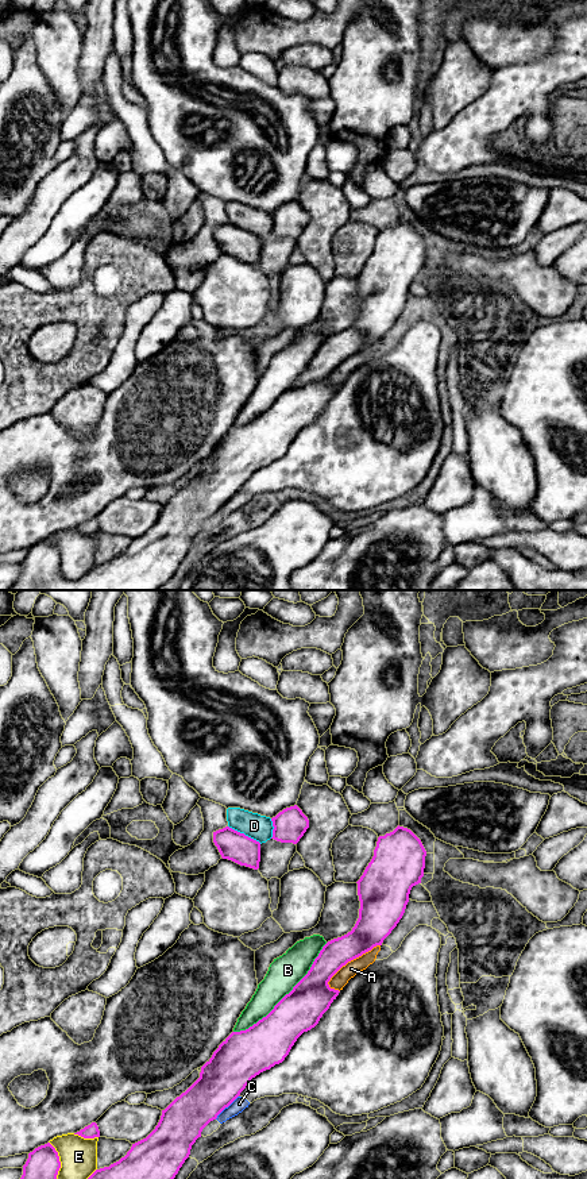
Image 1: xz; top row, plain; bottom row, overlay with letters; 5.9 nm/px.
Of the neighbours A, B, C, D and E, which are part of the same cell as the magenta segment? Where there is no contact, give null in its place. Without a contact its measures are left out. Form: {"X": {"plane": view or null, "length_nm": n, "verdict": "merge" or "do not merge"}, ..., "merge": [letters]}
{"A": {"plane": "xz", "length_nm": 400, "verdict": "do not merge"}, "B": {"plane": "xz", "length_nm": 750, "verdict": "merge"}, "C": {"plane": "xz", "length_nm": 200, "verdict": "do not merge"}, "D": {"plane": "xz", "length_nm": 220, "verdict": "merge"}, "E": {"plane": "xz", "length_nm": 340, "verdict": "do not merge"}, "merge": ["B", "D"]}

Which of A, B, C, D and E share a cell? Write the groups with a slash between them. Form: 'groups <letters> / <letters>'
groups A C / B D / E

